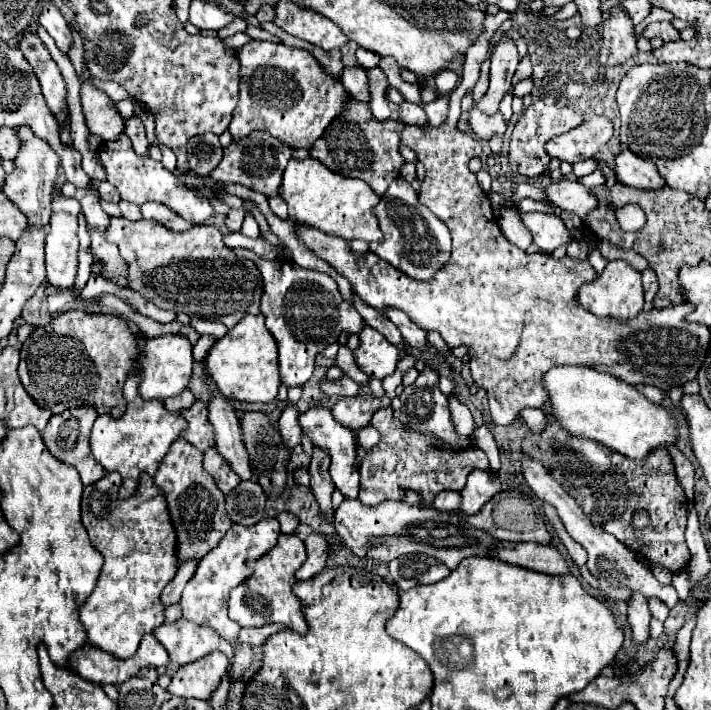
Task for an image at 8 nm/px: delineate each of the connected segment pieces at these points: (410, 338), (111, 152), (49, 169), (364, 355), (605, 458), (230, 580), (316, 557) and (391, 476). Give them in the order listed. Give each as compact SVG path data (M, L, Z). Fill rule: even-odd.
M386 308L384 316L386 316L392 324L398 326L398 330L402 332L402 338L404 338L404 342L406 342L408 346L418 348L418 350L424 350L424 348L426 348L426 342L428 342L428 340L426 340L426 332L424 332L422 328L418 328L402 310L398 310L398 308Z
M122 134L116 142L104 142L100 152L100 162L106 168L108 174L108 182L118 190L122 200L134 202L138 206L142 206L144 202L160 202L160 204L168 204L168 208L172 208L174 212L178 212L184 220L190 220L194 224L202 224L206 218L210 218L214 214L210 200L206 198L206 194L202 190L196 188L186 188L182 184L176 184L176 178L172 172L168 172L162 162L156 162L148 156L138 156L136 152L132 152L132 142L128 140L126 134Z
M28 126L18 128L18 134L24 140L24 144L16 156L16 170L8 174L8 180L4 184L4 194L24 212L30 228L44 228L48 226L52 214L50 202L52 202L52 188L60 168L60 158L44 140L34 136Z
M366 326L360 332L360 348L354 352L354 358L362 372L372 378L384 380L396 370L398 348L390 344L380 332Z
M548 420L542 434L524 434L522 452L534 460L542 460L548 472L552 472L576 504L584 508L584 514L592 520L592 524L600 524L604 532L632 548L632 552L646 558L650 564L666 566L670 572L678 572L688 566L690 552L684 540L688 498L676 480L674 462L666 448L654 450L644 460L632 460L596 444L594 440L568 436L560 424L552 424L552 420ZM634 510L648 510L650 516L648 526L640 532L632 528Z
M264 518L254 526L234 524L226 532L226 536L220 540L220 544L200 560L194 578L186 584L186 588L182 592L182 600L180 600L182 616L196 624L216 628L216 632L220 636L224 636L230 644L234 644L238 638L238 632L240 632L240 624L236 624L234 620L228 618L228 612L226 612L228 592L234 586L242 584L252 574L250 568L246 568L246 562L258 560L260 556L270 552L276 546L278 536L280 536L280 524L276 518Z
M310 534L304 540L304 544L306 544L308 560L296 572L298 580L310 580L312 576L316 576L326 566L326 560L328 560L328 542L322 534Z
M380 408L372 416L370 424L380 432L380 442L366 454L360 468L358 500L366 506L376 506L384 500L404 500L406 490L418 492L418 496L424 500L424 506L430 506L436 494L442 490L460 492L466 484L466 476L472 470L488 470L488 458L478 446L452 452L449 444L436 436L404 428L394 418L392 408Z

